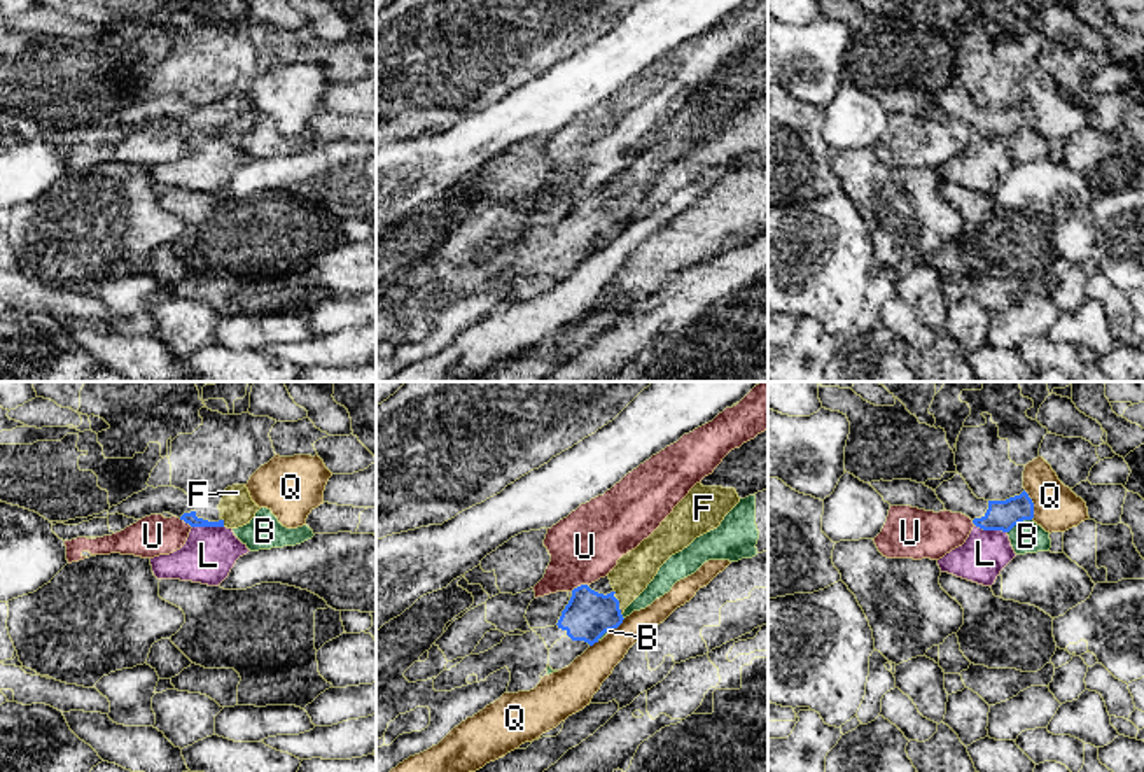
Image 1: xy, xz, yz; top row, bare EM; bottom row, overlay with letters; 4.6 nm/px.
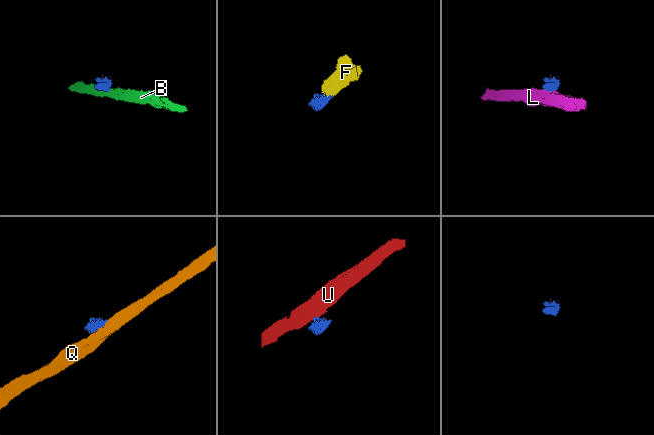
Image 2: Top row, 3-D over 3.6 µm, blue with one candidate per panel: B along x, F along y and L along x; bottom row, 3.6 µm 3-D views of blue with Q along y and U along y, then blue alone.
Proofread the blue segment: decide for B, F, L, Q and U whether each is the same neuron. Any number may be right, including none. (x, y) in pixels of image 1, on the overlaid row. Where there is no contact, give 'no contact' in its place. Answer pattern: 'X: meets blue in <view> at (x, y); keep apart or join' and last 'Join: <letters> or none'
B: meets blue in yz at (1018, 522); keep apart
F: meets blue in xz at (618, 603); join
L: meets blue in yz at (990, 529); keep apart
Q: meets blue in yz at (1032, 505); keep apart
U: meets blue in xz at (578, 587); keep apart
Join: F

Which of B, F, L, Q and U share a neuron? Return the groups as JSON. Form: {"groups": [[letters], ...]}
{"groups": [["B"], ["F"], ["L"], ["Q"], ["U"]]}

